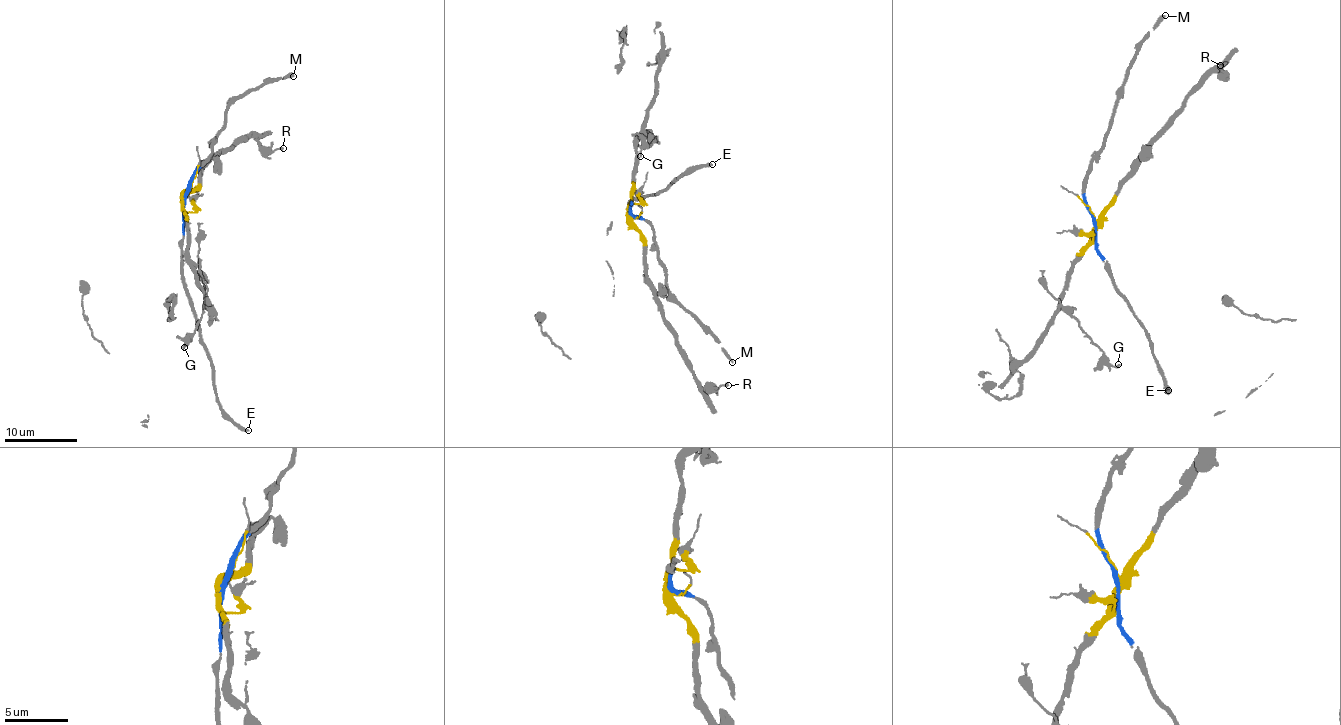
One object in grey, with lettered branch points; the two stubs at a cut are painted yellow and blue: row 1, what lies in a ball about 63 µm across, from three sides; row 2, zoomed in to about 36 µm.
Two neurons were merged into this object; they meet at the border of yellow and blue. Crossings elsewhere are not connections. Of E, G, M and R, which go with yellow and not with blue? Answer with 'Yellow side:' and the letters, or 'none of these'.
Yellow side: G, R

